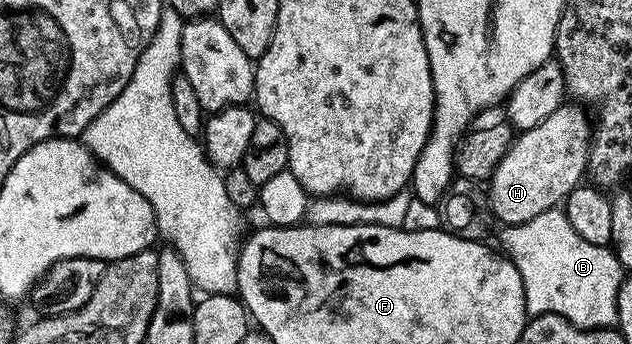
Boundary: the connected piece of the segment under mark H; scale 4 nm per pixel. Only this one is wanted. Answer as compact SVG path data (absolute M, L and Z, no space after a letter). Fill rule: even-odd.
M564 103L549 115L549 119L541 119L537 127L522 130L512 140L489 178L494 220L504 226L520 225L541 215L541 211L562 206L587 173L592 128L586 108Z

